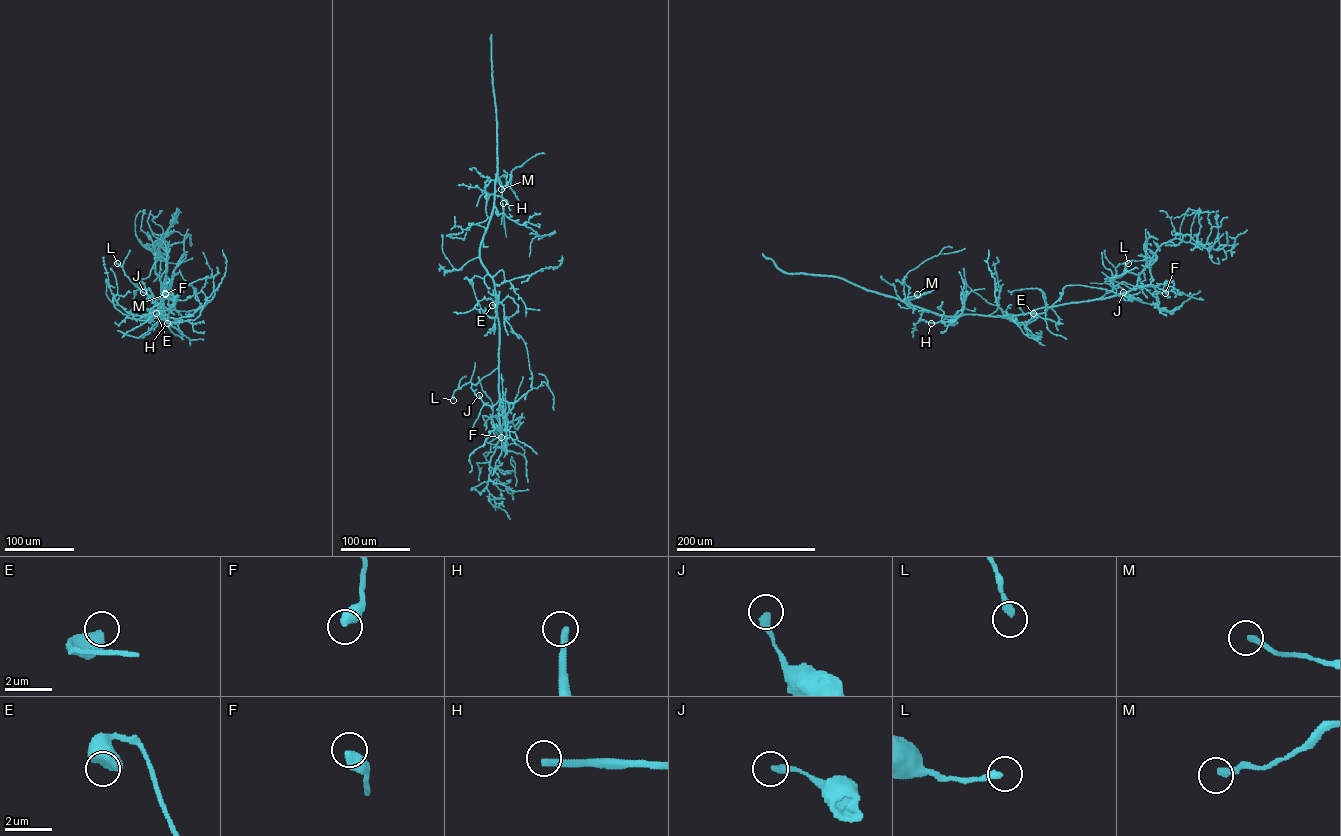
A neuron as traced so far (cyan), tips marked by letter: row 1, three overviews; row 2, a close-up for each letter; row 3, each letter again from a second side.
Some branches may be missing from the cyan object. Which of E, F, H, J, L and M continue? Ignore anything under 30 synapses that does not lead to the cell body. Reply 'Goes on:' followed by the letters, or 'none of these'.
Goes on: H

